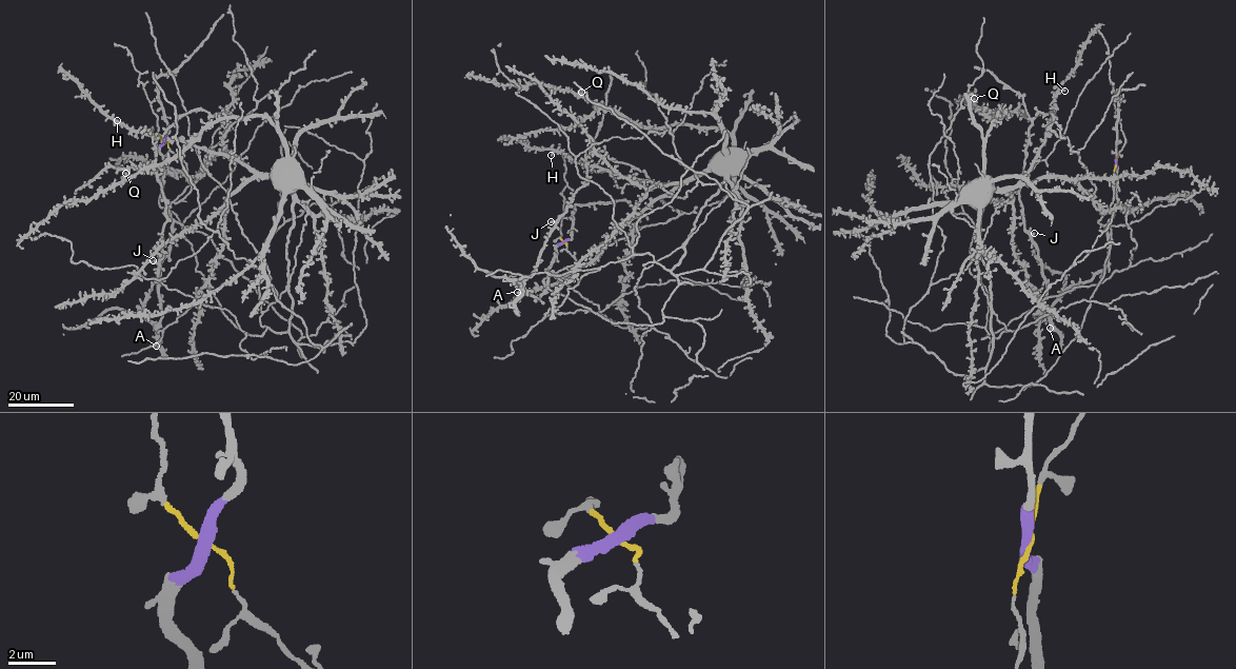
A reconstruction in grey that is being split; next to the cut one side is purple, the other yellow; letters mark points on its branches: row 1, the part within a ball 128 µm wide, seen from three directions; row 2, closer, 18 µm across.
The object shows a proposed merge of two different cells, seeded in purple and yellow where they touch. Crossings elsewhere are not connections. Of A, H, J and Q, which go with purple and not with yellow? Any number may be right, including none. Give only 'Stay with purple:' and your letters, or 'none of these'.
Stay with purple: A, J

